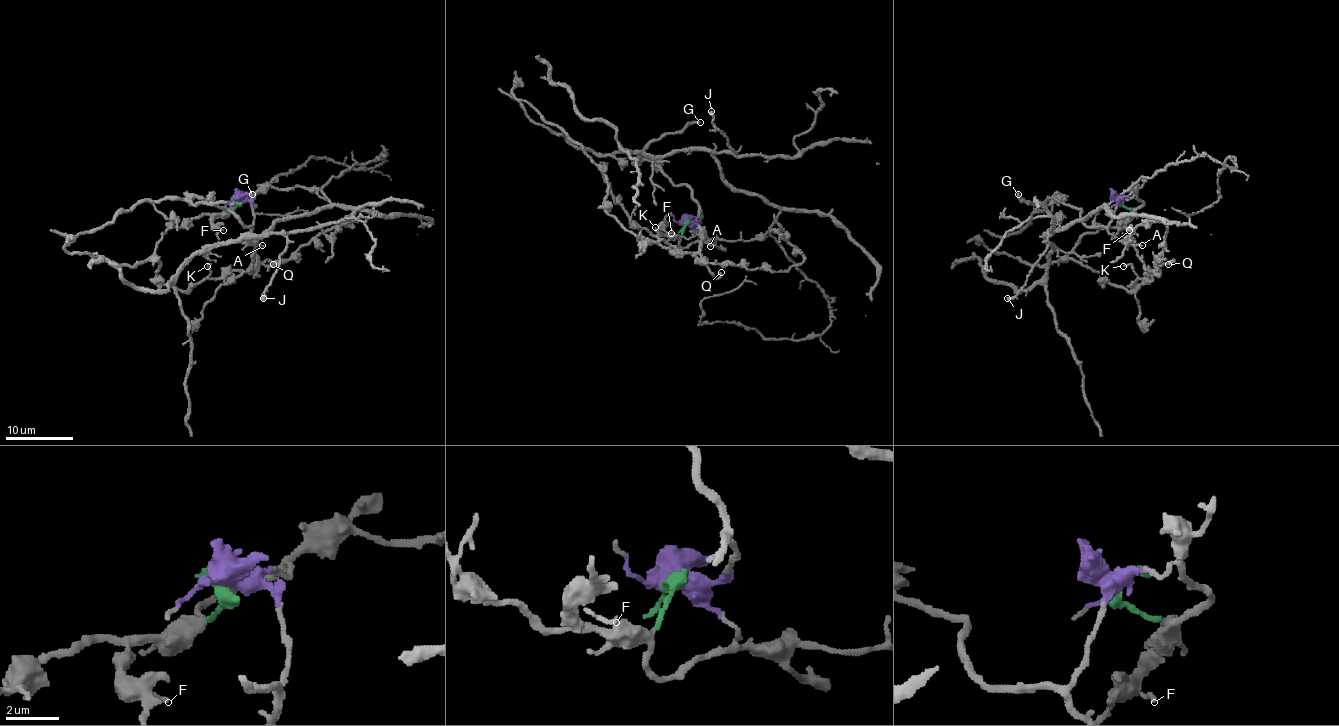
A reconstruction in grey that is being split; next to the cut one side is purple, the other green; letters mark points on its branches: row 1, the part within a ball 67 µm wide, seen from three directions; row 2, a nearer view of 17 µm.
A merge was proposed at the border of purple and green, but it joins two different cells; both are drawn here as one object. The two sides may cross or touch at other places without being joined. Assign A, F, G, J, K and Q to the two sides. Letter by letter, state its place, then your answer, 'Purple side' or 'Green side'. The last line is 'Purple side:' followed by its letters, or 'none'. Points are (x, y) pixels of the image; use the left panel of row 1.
A: Place: (262, 245). Purple side
F: Place: (223, 230). Green side
G: Place: (252, 194). Purple side
J: Place: (263, 298). Green side
K: Place: (207, 266). Green side
Q: Place: (273, 264). Purple side
Purple side: A, G, Q

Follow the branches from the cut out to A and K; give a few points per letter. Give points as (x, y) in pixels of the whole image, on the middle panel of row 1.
A: (685, 223), (699, 219), (702, 216), (699, 213), (701, 236), (711, 247)
K: (685, 224), (678, 235), (641, 230), (612, 199), (604, 172), (609, 214), (655, 241), (655, 228)

